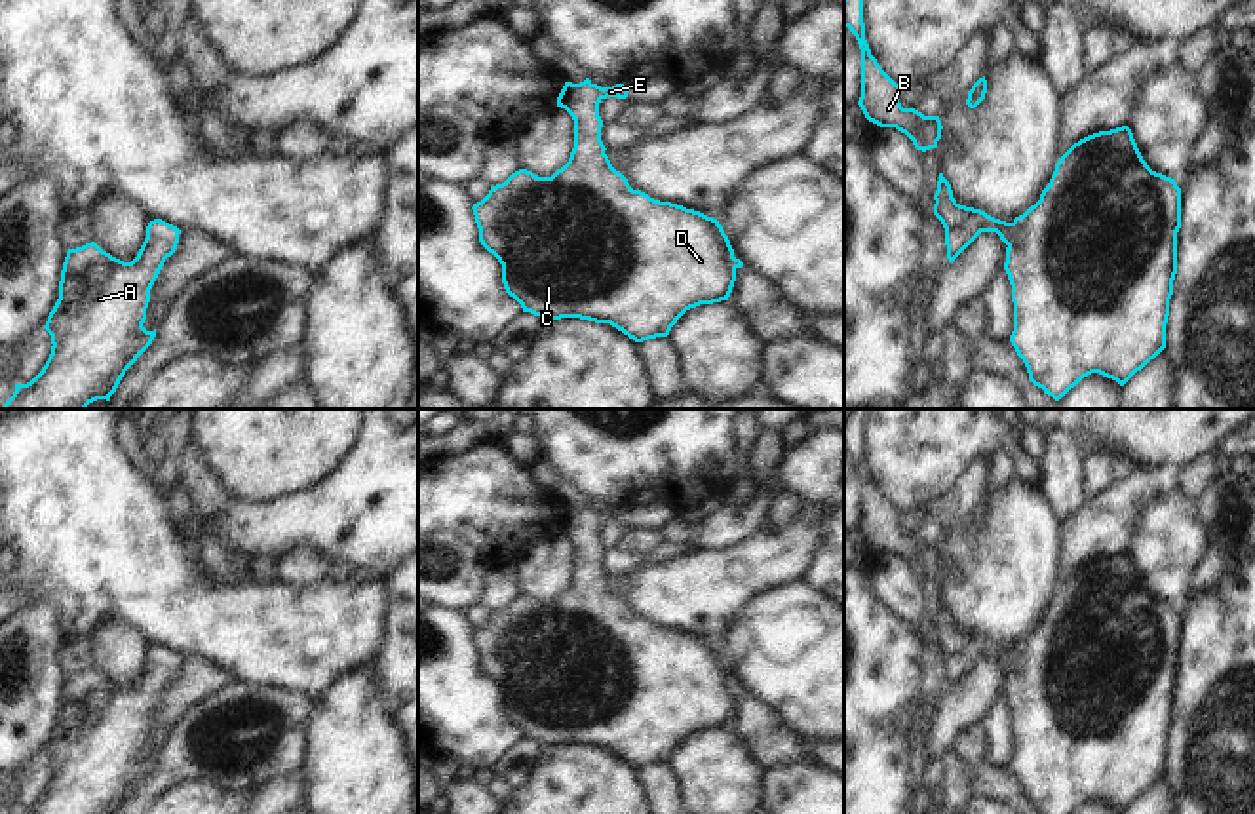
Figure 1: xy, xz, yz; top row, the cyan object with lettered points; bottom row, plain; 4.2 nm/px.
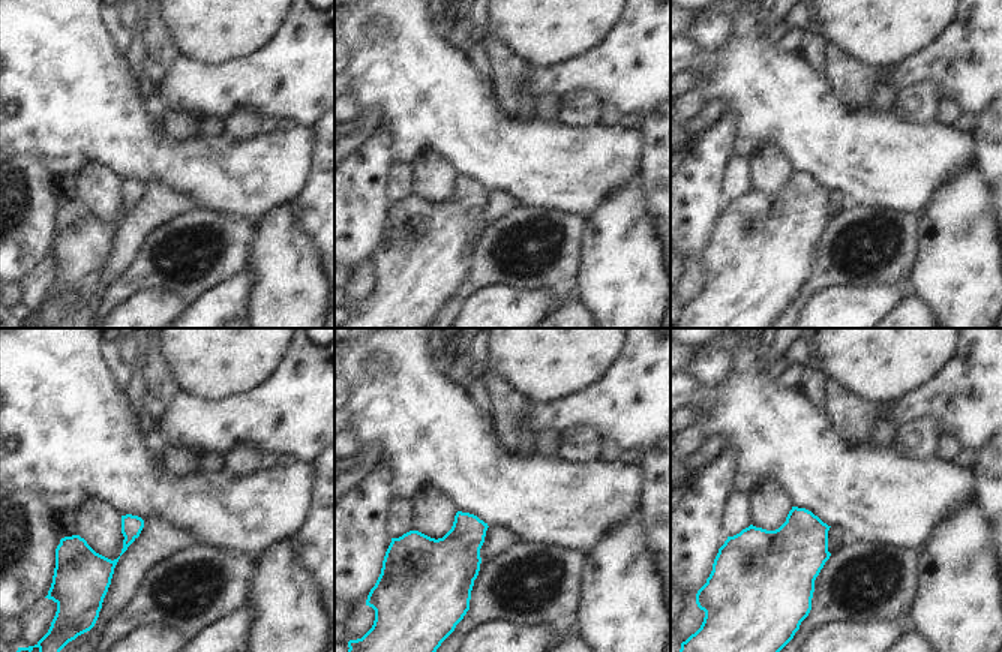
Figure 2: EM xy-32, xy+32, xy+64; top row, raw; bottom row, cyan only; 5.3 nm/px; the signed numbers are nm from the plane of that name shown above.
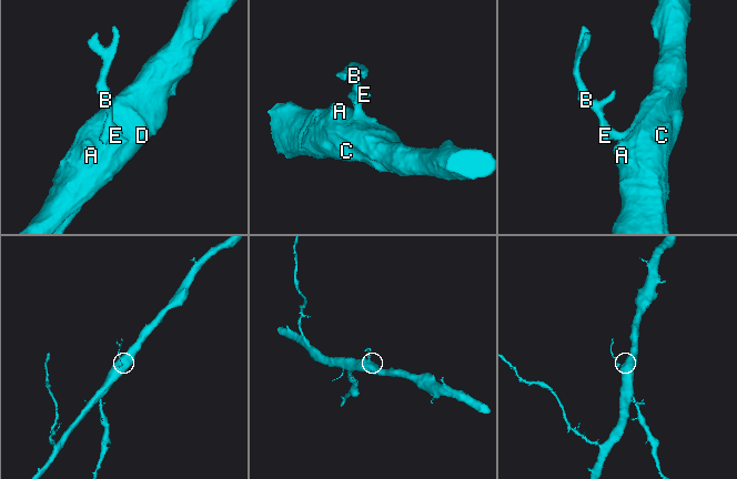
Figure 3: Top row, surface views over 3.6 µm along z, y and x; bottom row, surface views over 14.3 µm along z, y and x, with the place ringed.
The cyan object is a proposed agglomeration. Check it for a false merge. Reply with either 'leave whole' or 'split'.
leave whole

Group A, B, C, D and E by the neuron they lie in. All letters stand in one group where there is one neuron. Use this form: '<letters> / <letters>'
A B C D E

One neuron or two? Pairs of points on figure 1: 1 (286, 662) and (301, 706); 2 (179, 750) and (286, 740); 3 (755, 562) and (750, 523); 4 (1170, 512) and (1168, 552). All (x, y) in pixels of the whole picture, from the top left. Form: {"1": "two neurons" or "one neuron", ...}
{"1": "two neurons", "2": "one neuron", "3": "two neurons", "4": "one neuron"}

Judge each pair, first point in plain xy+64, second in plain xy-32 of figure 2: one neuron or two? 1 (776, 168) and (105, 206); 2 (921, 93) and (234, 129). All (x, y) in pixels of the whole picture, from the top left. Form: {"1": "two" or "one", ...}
{"1": "one", "2": "one"}

